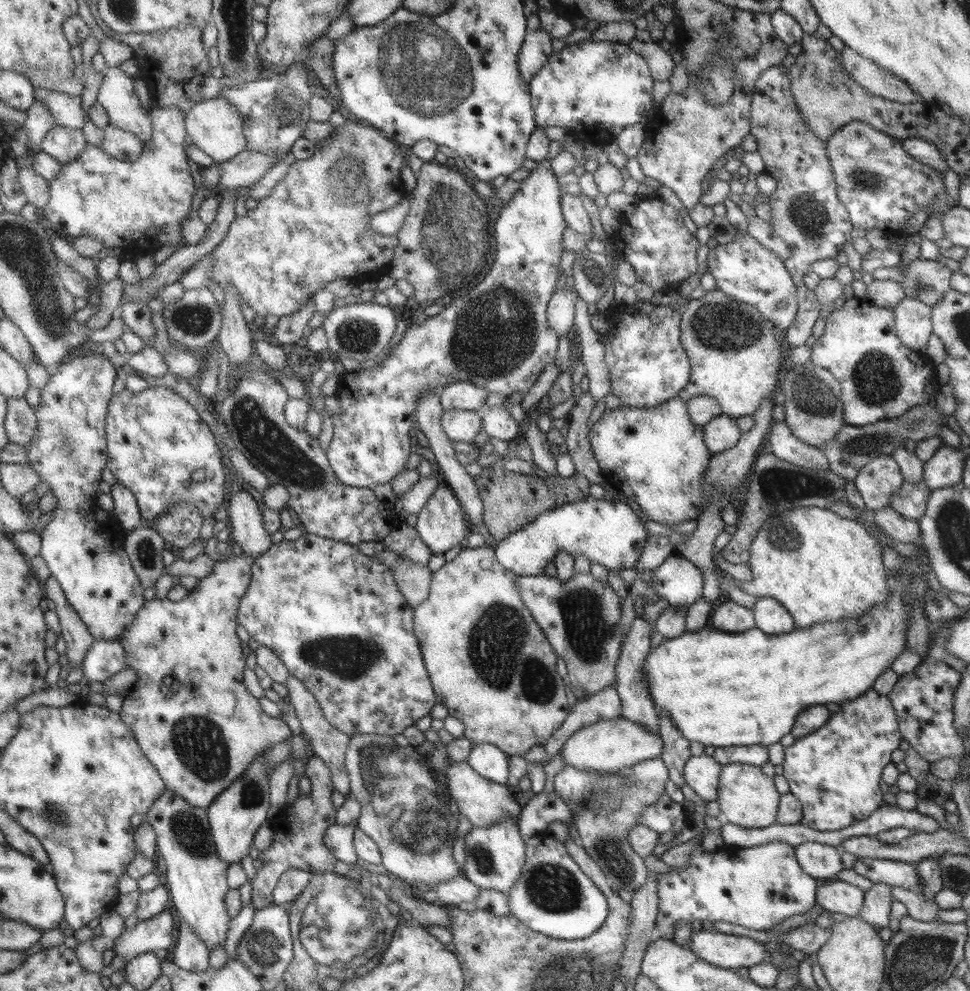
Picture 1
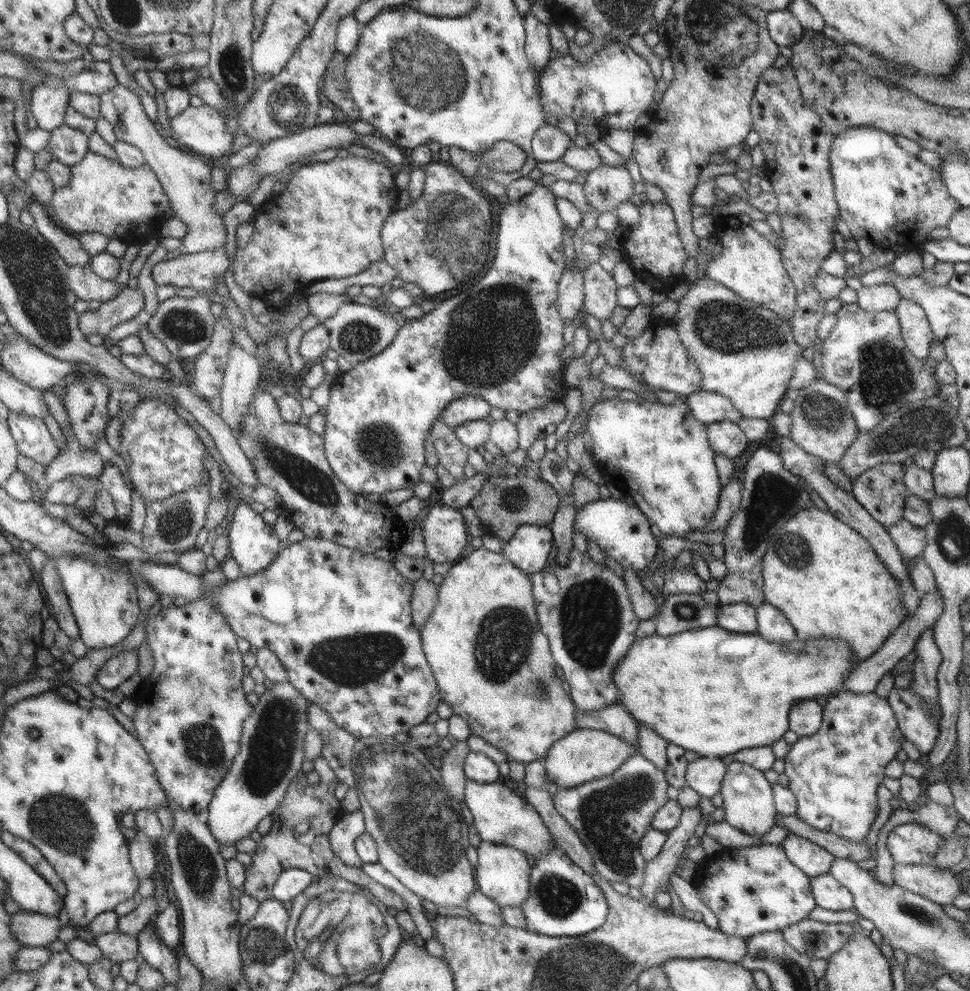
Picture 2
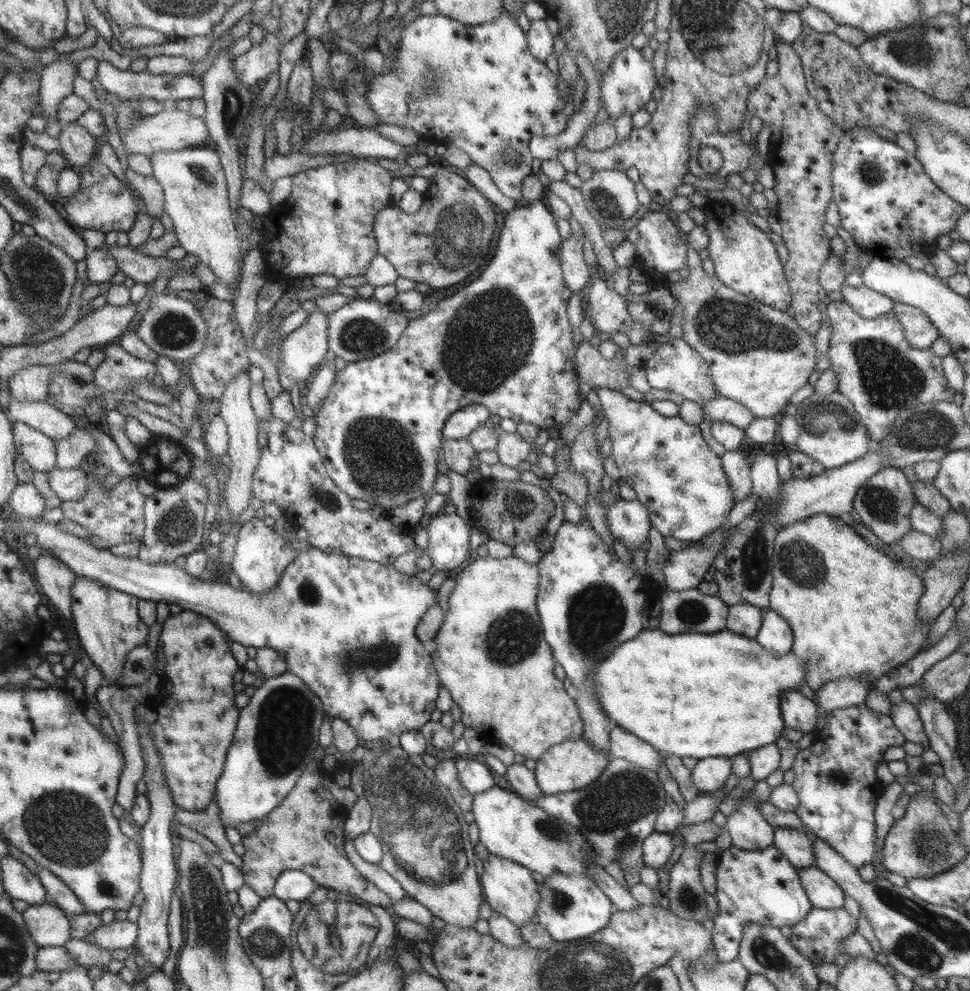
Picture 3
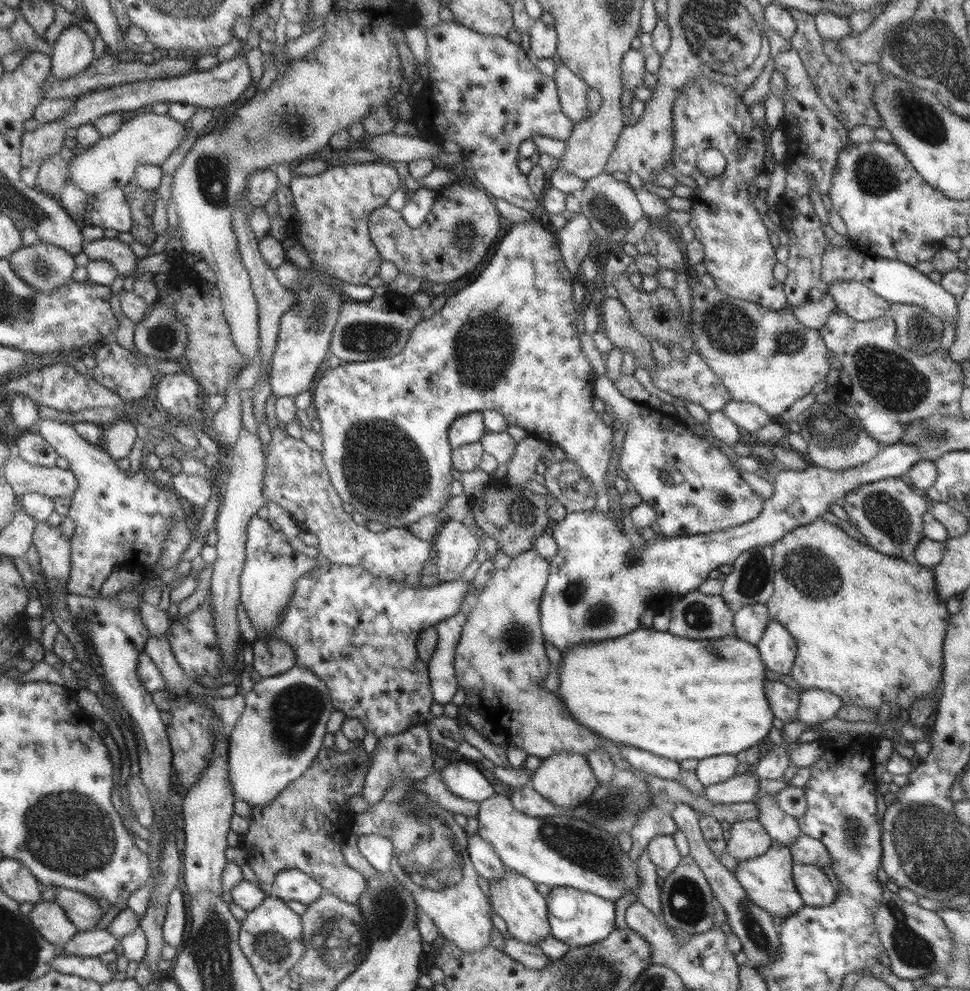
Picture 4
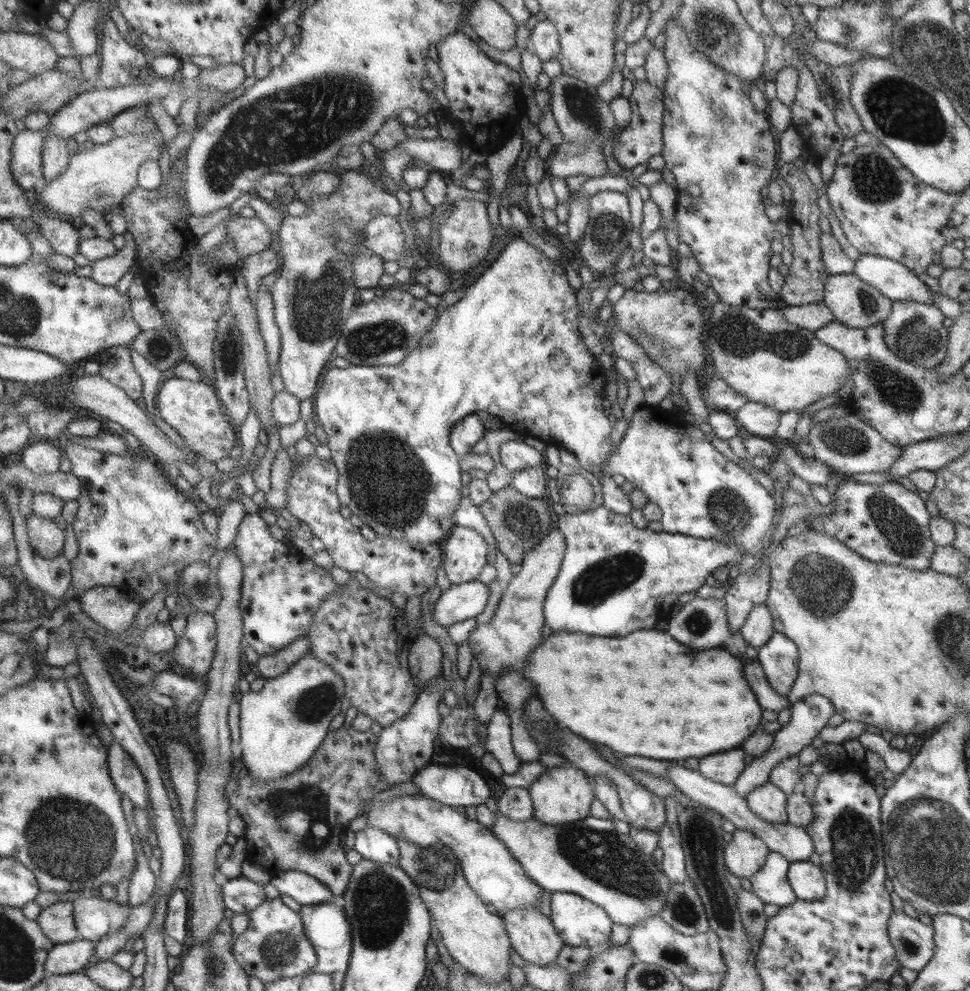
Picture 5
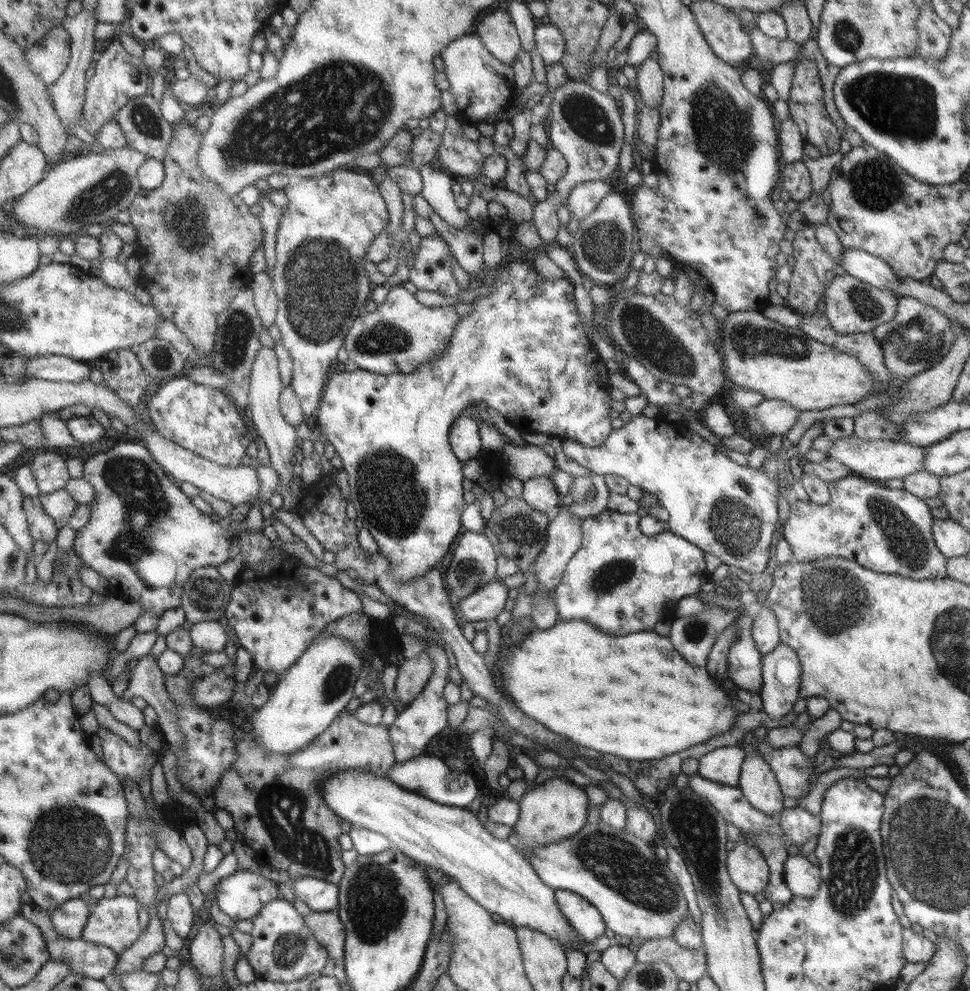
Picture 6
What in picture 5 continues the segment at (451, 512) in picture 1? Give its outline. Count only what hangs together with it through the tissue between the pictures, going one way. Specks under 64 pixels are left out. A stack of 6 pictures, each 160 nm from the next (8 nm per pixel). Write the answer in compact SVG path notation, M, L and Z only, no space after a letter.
M453 526L441 543L442 567L450 584L477 580L489 550L477 532L463 526Z

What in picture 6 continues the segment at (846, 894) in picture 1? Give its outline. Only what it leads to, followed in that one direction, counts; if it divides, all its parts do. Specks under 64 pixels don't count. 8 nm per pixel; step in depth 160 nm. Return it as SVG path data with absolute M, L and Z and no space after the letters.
M802 854L788 855L783 863L783 878L795 897L811 898L819 888L820 870Z

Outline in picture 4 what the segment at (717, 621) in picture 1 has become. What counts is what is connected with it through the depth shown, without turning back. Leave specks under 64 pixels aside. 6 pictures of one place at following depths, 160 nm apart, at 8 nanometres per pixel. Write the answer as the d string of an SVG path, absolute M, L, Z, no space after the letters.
M765 604L746 605L734 612L732 619L736 637L756 645L769 621L768 610Z

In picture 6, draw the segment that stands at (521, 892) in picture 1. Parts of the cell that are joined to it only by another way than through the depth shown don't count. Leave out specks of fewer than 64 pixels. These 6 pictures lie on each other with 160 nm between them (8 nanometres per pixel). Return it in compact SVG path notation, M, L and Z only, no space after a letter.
M554 890L554 897L561 914L582 942L593 942L604 934L606 926L599 911L582 896L568 890Z

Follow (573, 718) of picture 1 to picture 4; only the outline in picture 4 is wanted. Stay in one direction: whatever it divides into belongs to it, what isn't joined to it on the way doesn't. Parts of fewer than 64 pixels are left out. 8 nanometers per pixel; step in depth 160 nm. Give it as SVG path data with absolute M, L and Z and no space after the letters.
M619 746L621 758L624 758L634 769L658 776L665 780L677 781L680 778L679 762L655 756L651 752L631 748L631 746Z

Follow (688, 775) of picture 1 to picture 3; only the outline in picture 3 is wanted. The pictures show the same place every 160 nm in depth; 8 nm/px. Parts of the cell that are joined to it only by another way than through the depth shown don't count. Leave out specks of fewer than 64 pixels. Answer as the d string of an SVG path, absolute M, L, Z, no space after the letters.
M707 757L698 759L691 769L690 777L701 792L711 792L721 789L731 773L732 766L728 757Z

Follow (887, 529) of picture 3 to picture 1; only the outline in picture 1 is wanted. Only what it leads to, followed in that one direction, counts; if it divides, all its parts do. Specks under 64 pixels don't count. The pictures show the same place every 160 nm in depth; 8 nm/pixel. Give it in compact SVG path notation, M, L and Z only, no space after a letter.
M890 455L871 458L853 480L869 512L889 507L889 499L901 489L902 482L899 466Z

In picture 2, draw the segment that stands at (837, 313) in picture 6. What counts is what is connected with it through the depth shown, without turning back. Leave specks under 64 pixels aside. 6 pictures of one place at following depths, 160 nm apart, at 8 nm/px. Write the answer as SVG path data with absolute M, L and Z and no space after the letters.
M890 284L861 287L856 291L857 306L865 312L893 311L900 296Z

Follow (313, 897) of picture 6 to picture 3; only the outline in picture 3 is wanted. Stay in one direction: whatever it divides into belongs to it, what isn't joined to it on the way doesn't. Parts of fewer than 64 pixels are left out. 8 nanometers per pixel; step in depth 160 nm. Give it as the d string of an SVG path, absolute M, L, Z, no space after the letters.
M284 870L274 882L272 895L279 900L297 900L309 898L317 884L300 870Z

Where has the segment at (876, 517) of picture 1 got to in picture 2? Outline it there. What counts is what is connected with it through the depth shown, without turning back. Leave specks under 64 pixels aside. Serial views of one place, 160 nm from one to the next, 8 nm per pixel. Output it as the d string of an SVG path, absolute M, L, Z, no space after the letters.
M903 518L897 521L893 527L889 527L887 532L904 560L920 556L926 547L924 530Z

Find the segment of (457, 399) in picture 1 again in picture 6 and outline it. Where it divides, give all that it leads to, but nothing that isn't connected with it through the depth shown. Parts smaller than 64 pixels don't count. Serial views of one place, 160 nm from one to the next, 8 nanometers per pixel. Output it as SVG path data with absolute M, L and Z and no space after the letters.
M460 415L450 424L448 443L451 452L461 462L478 458L482 450L477 420Z

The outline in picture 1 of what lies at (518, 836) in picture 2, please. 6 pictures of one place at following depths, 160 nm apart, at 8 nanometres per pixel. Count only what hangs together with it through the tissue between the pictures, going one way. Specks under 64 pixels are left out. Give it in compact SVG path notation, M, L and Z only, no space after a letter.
M448 760L446 771L443 771L443 774L445 774L445 785L450 798L456 802L459 812L466 816L472 826L489 826L504 820L504 818L517 823L522 808L515 801L508 786L491 782L479 776L466 760L463 762Z

